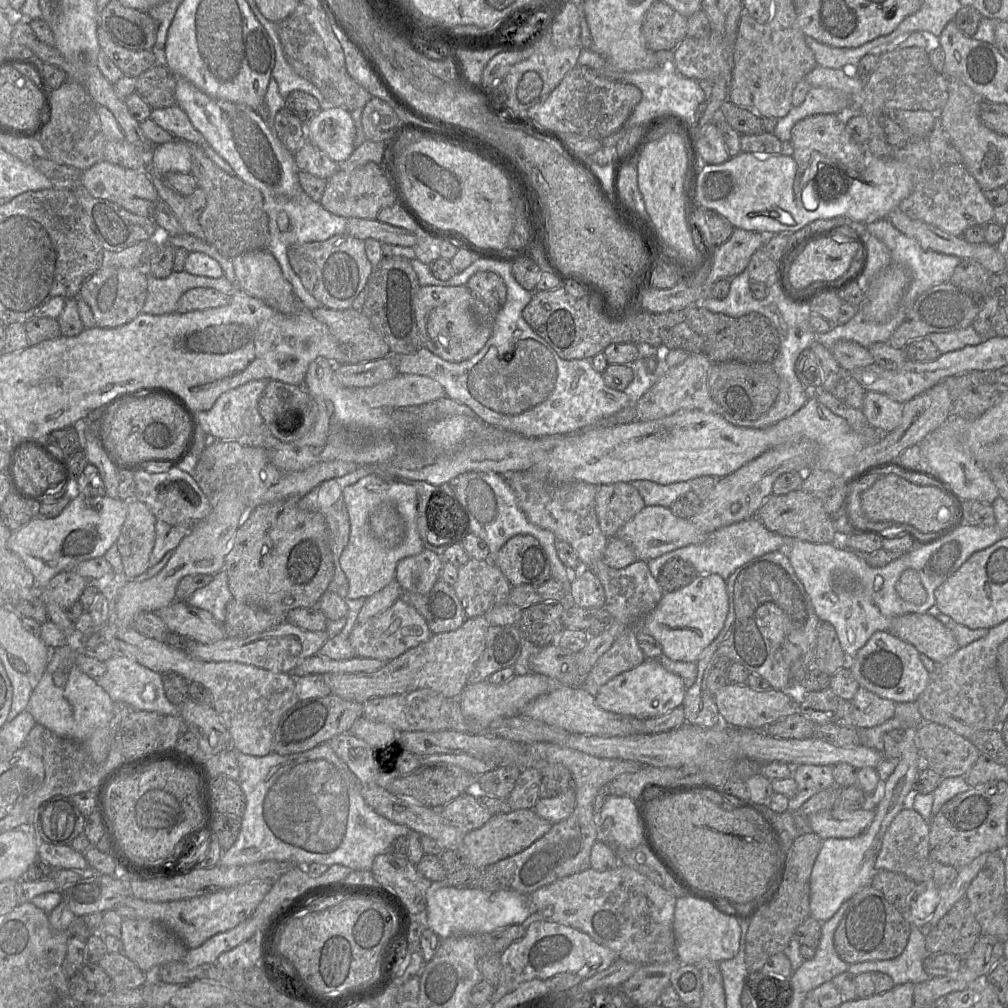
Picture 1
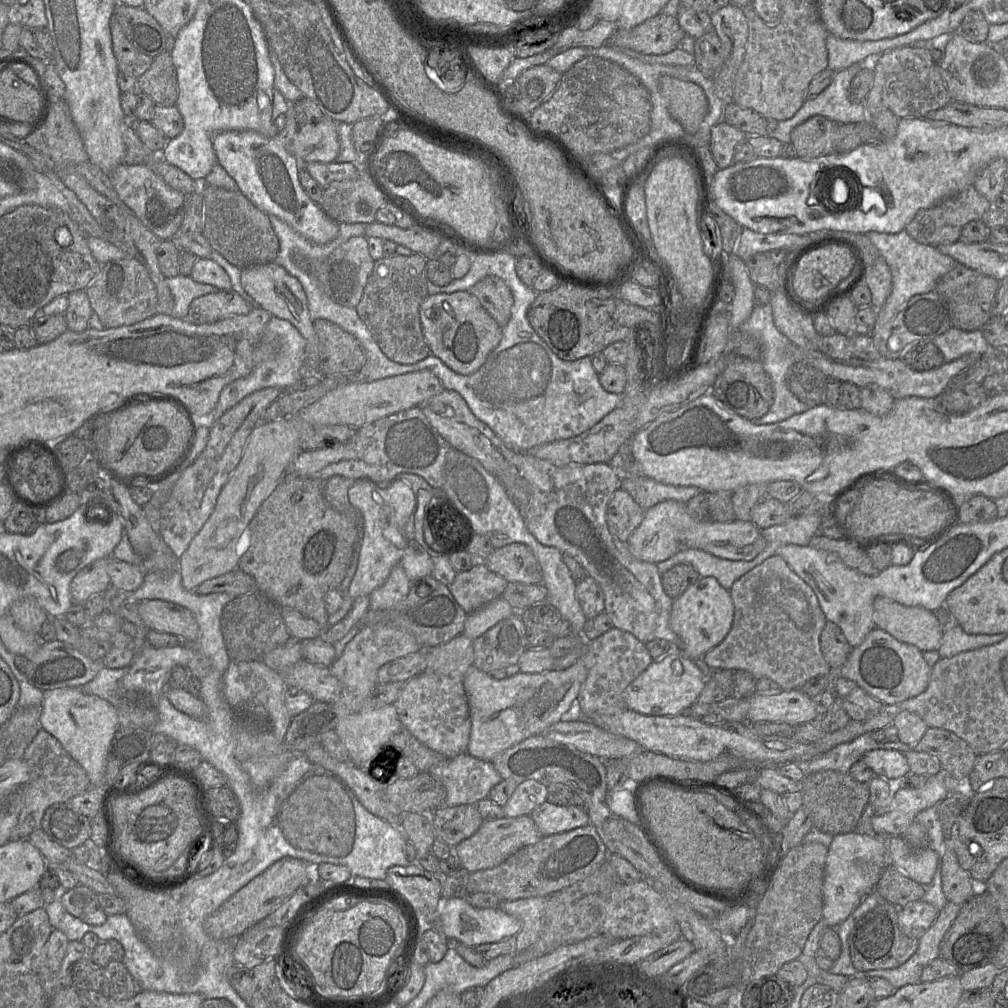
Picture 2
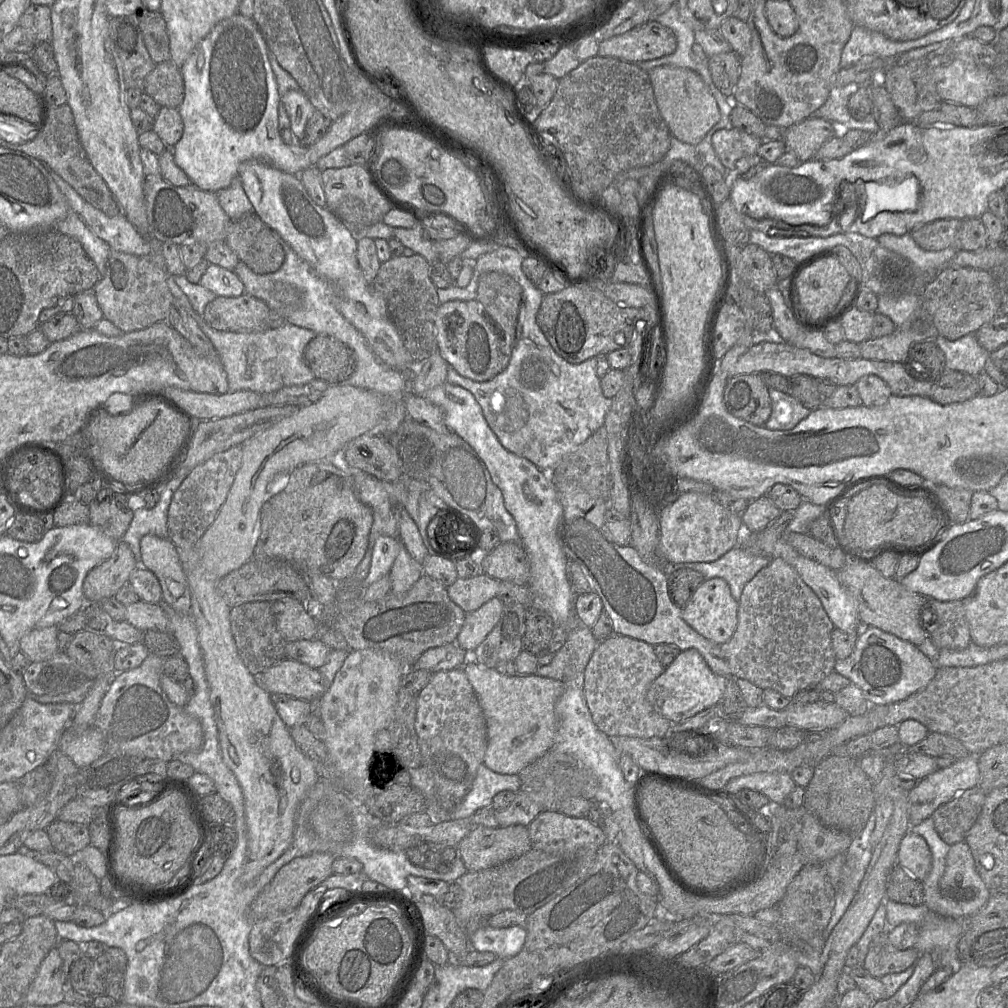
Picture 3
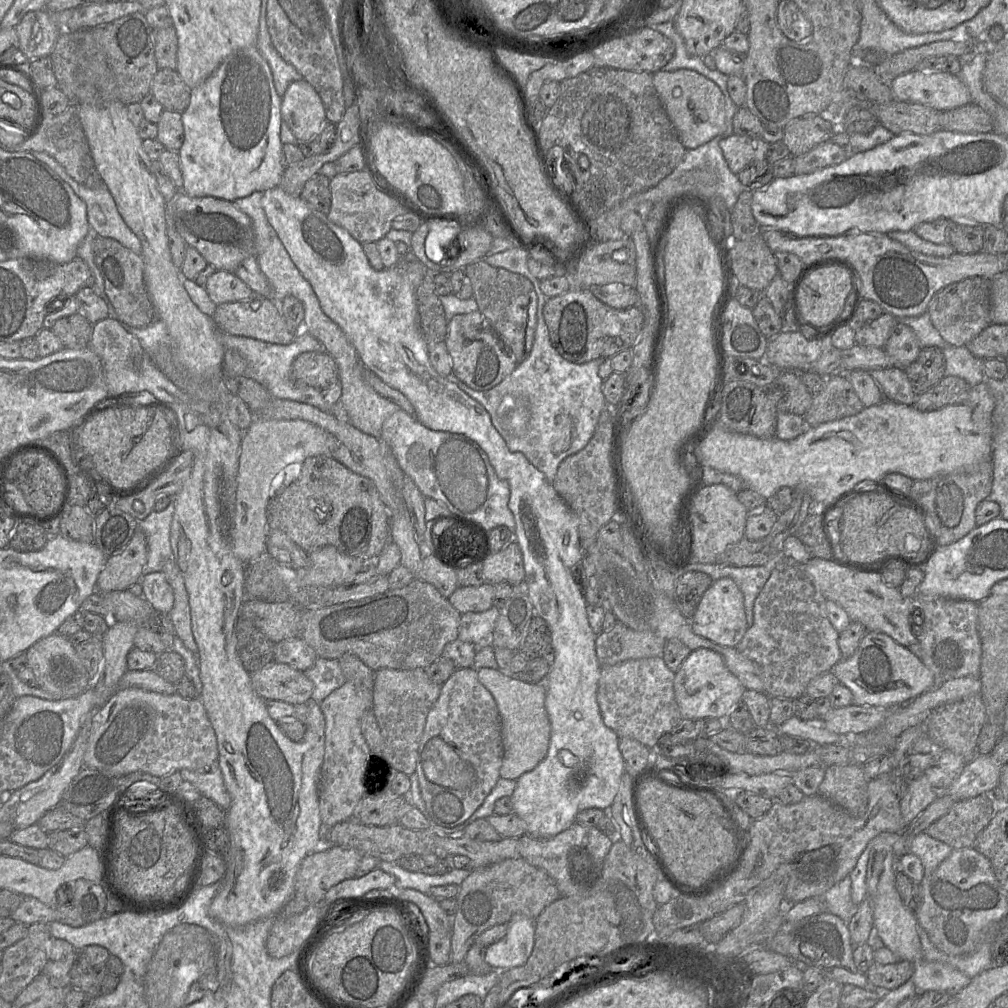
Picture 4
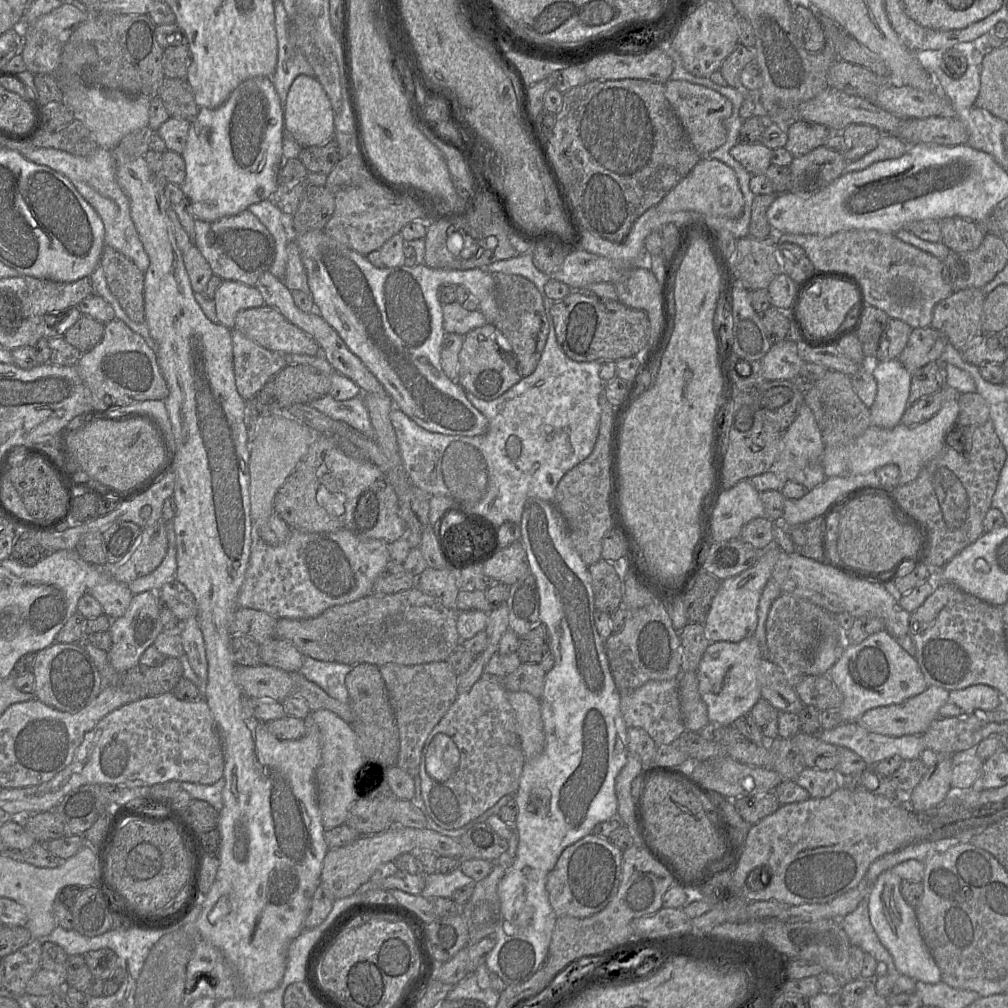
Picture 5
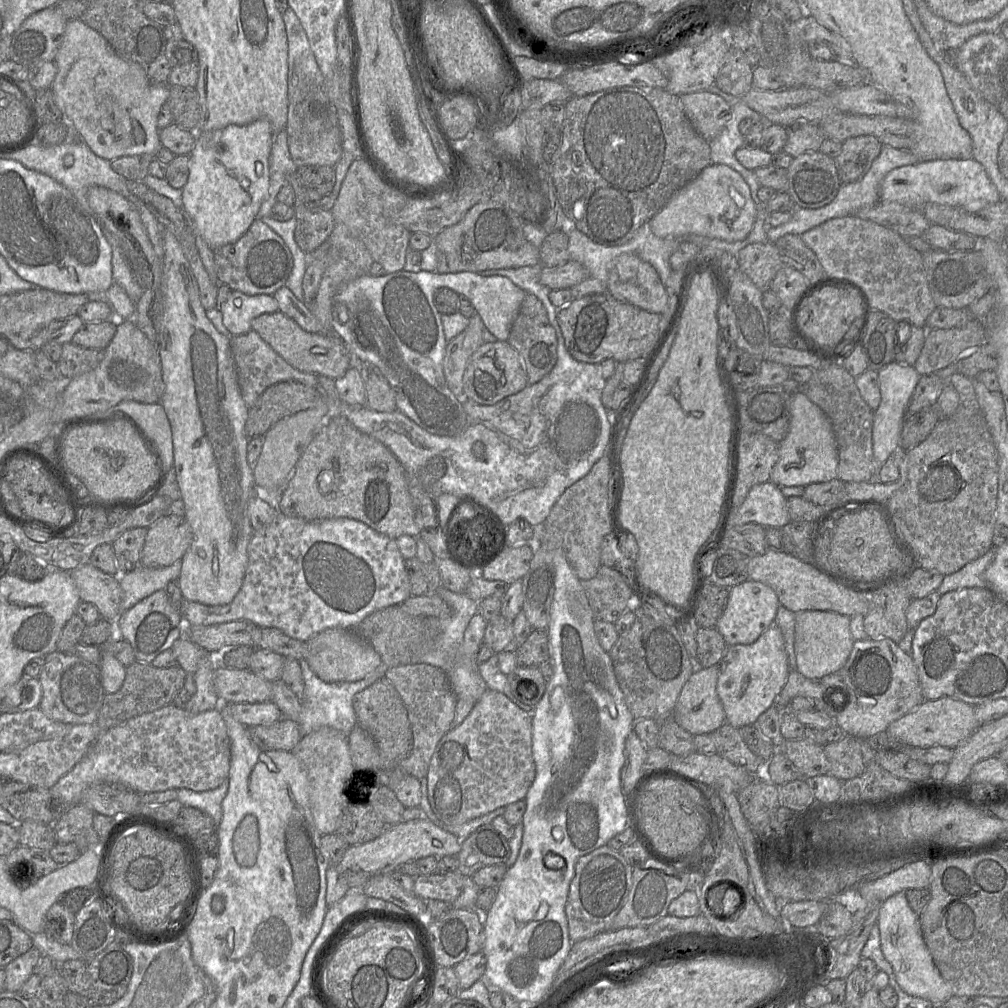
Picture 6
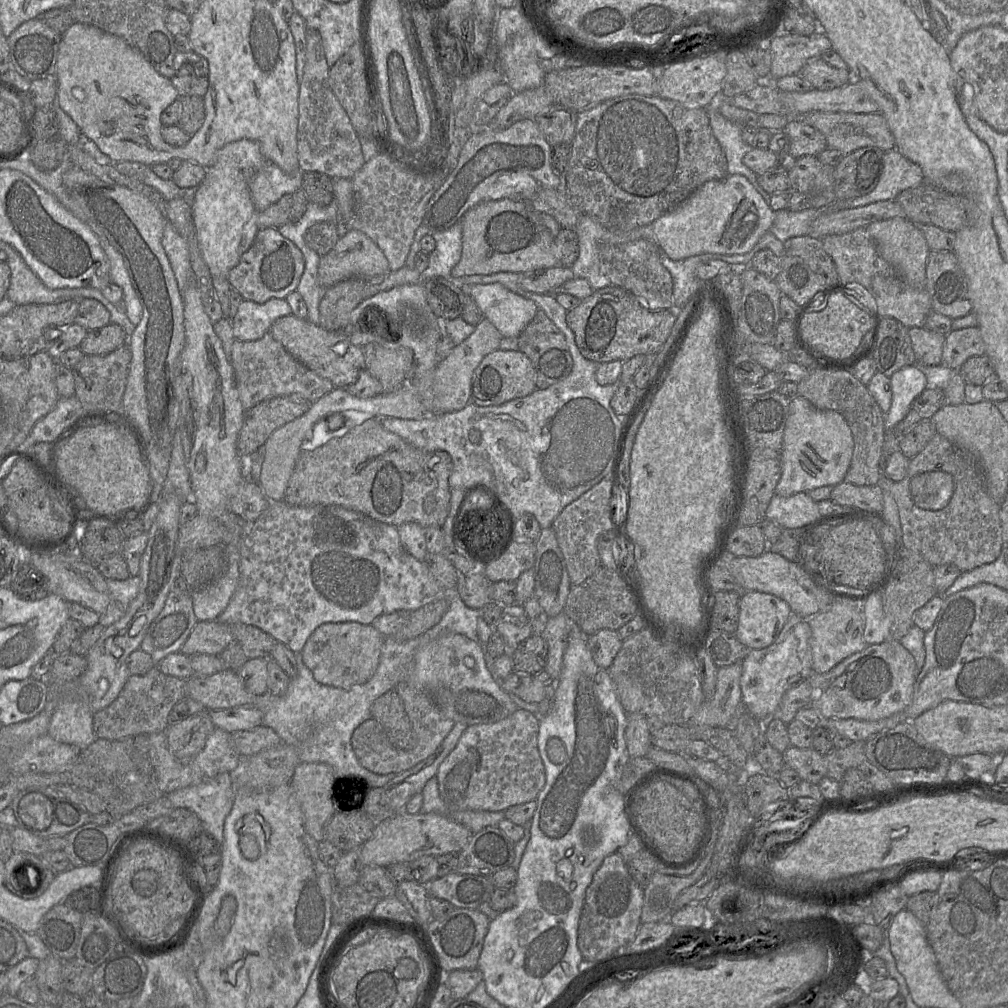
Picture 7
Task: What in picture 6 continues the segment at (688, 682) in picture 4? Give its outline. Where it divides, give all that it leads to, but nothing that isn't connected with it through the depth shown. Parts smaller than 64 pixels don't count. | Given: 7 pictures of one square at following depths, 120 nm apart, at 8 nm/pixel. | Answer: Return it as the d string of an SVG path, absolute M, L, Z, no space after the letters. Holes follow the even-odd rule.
M773 624L752 644L728 646L718 668L716 691L726 723L737 729L754 725L763 712L775 705L790 673L781 630Z

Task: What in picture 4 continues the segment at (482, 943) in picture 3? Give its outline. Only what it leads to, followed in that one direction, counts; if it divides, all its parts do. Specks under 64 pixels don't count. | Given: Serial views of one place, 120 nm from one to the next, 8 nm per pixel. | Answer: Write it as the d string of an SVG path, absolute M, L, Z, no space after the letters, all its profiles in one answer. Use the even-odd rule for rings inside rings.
M515 914L507 923L507 933L485 951L485 960L493 970L506 971L524 965L535 941L535 919Z

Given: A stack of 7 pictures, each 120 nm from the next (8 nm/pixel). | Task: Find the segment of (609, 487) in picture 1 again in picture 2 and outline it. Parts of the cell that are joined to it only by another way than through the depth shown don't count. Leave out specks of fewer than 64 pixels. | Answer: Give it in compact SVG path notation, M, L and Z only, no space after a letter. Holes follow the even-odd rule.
M617 489L612 495L606 512L610 533L623 542L627 542L631 533L644 518L643 510L634 498L624 489Z

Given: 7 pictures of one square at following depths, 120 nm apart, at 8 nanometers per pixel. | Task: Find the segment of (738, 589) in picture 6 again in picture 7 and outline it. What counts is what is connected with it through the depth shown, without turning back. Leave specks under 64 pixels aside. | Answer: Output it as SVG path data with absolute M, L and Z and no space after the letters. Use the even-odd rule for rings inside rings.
M742 592L734 636L749 650L774 643L792 614L784 600L768 593Z

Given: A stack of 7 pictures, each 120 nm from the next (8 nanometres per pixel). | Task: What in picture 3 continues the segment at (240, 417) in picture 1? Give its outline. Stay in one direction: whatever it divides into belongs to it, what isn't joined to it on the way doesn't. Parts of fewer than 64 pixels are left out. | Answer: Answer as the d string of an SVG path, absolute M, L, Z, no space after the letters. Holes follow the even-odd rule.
M185 294L175 299L175 302L196 321L217 350L227 374L228 392L251 390L259 394L270 393L315 379L303 356L306 345L317 335L314 331L291 323L252 332L218 331L208 326L201 315L193 310Z

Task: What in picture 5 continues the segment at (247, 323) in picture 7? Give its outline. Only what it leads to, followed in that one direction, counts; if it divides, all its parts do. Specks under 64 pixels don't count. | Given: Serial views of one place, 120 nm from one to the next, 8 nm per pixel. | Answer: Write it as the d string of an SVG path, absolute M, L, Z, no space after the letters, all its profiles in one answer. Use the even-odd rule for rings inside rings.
M224 280L214 296L218 322L230 330L234 329L238 312L265 305L261 293L255 286Z

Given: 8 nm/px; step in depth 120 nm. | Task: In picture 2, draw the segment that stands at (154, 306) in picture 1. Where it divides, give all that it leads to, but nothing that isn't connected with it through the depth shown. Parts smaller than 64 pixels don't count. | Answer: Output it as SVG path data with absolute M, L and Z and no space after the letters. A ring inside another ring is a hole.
M177 275L166 278L174 301L173 317L185 319L191 302L200 296L217 293L220 290L209 284L195 282L190 276Z

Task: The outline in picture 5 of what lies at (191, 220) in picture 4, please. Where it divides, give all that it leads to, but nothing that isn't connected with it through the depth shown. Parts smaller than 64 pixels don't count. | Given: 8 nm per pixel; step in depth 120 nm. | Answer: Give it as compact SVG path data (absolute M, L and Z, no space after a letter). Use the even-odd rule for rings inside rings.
M248 210L214 222L196 220L193 245L208 262L213 275L248 286L255 286L260 276L269 271L276 254L273 236Z

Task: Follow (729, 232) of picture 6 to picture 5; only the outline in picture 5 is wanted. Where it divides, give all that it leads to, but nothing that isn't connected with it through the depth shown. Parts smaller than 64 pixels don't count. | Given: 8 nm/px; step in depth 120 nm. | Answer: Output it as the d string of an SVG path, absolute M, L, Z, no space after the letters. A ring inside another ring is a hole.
M702 158L694 168L656 206L659 212L694 212L701 217L737 219L743 210L744 199L733 169L716 159Z

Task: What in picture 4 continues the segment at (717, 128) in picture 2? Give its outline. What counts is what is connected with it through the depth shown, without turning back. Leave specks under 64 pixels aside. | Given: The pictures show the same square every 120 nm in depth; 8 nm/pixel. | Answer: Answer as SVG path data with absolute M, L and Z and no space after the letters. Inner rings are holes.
M735 133L719 142L729 169L736 175L752 163L766 160L769 145L761 137Z

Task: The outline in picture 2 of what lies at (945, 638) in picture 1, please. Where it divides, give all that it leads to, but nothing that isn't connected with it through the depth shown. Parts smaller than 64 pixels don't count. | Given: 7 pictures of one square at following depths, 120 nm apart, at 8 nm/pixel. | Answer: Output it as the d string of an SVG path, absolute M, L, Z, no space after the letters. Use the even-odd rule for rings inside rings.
M879 596L873 602L873 621L898 641L915 645L922 652L939 650L944 627L933 611L904 606Z

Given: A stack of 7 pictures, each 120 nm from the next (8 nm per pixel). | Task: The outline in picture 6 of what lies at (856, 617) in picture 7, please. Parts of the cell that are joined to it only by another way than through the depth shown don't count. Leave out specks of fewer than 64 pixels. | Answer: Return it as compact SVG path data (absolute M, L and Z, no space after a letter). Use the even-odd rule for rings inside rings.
M807 610L795 613L796 670L810 680L836 672L846 662L854 644L850 617L831 611Z

